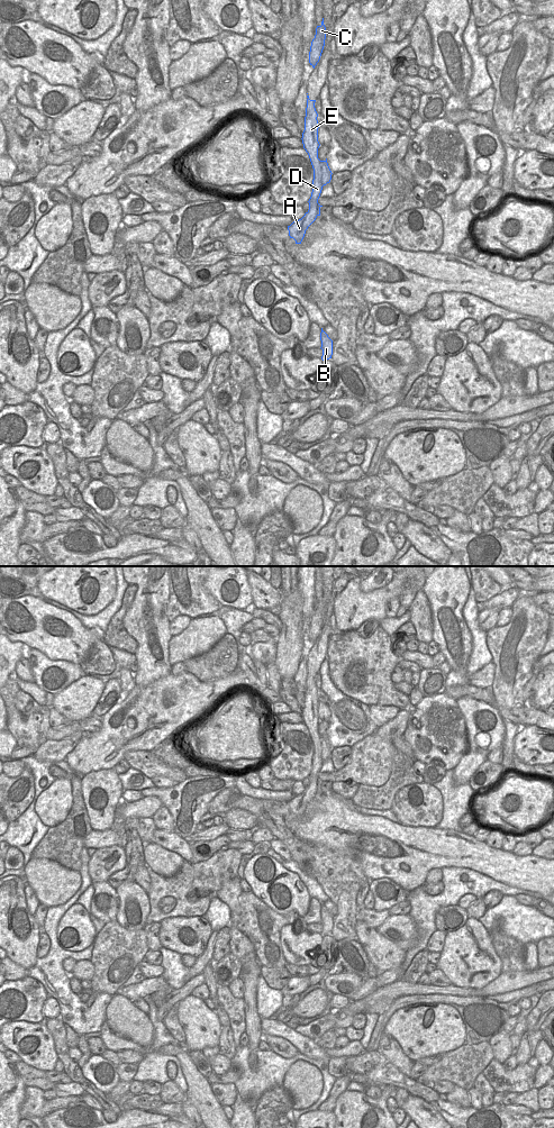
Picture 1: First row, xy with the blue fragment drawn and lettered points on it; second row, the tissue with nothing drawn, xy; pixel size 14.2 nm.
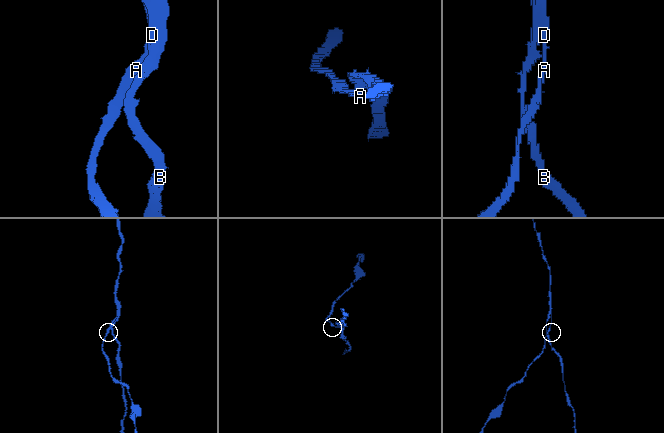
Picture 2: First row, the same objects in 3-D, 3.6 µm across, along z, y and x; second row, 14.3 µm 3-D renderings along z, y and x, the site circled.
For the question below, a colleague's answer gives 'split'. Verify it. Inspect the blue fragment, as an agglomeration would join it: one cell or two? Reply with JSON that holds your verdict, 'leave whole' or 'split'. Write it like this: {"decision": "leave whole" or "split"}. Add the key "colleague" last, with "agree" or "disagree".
{"decision": "split", "colleague": "agree"}

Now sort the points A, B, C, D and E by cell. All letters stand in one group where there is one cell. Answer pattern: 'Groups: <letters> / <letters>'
Groups: A D / B C E

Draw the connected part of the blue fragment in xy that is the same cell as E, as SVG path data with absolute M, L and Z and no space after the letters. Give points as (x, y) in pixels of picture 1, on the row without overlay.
M307 671L307 683L306 683L306 692L305 692L305 706L302 708L302 719L303 724L309 730L312 744L314 744L314 755L312 757L316 759L316 753L318 751L318 744L321 744L323 761L326 761L332 755L332 746L328 742L327 734L325 736L320 736L318 734L318 724L320 721L318 717L318 689L315 683L316 675L310 675L309 671Z

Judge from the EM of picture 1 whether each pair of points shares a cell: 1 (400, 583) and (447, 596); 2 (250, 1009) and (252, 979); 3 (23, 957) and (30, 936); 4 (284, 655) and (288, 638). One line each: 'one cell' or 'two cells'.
1: two cells
2: one cell
3: one cell
4: one cell

